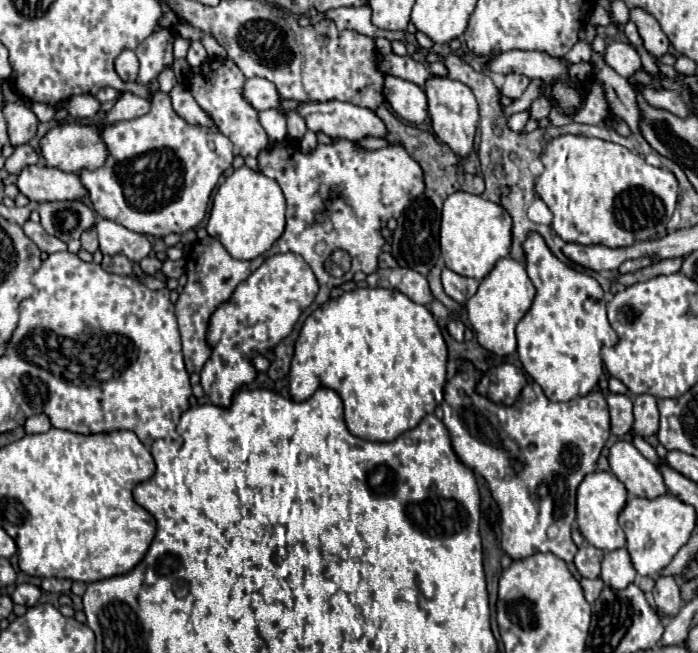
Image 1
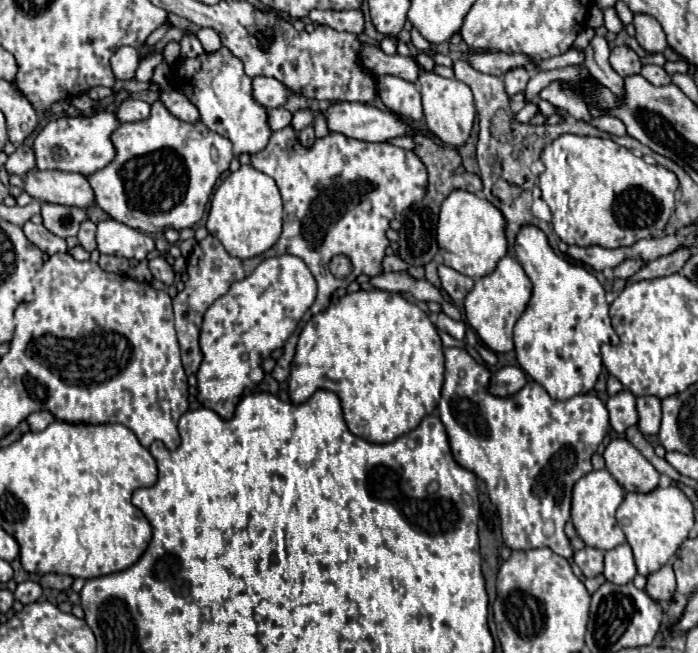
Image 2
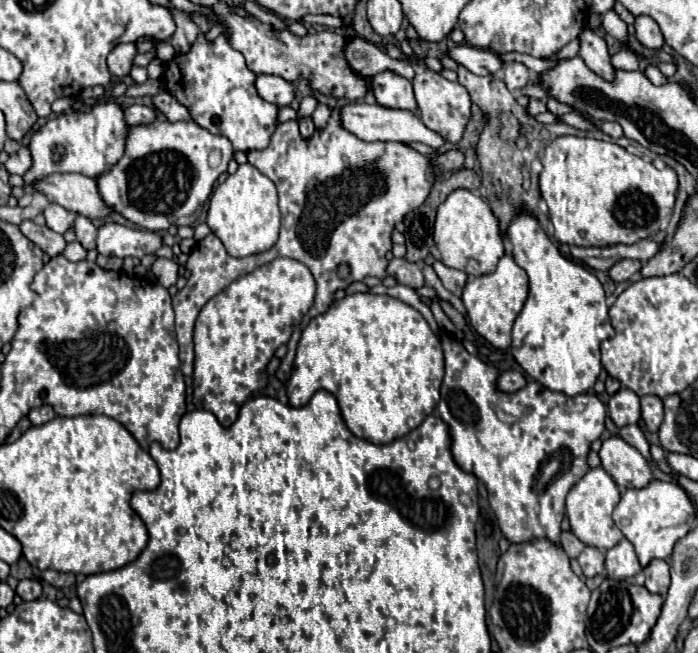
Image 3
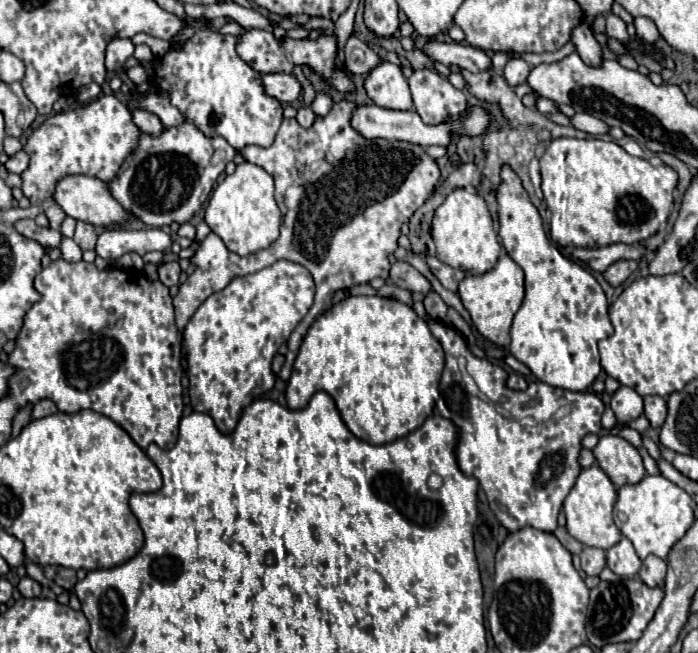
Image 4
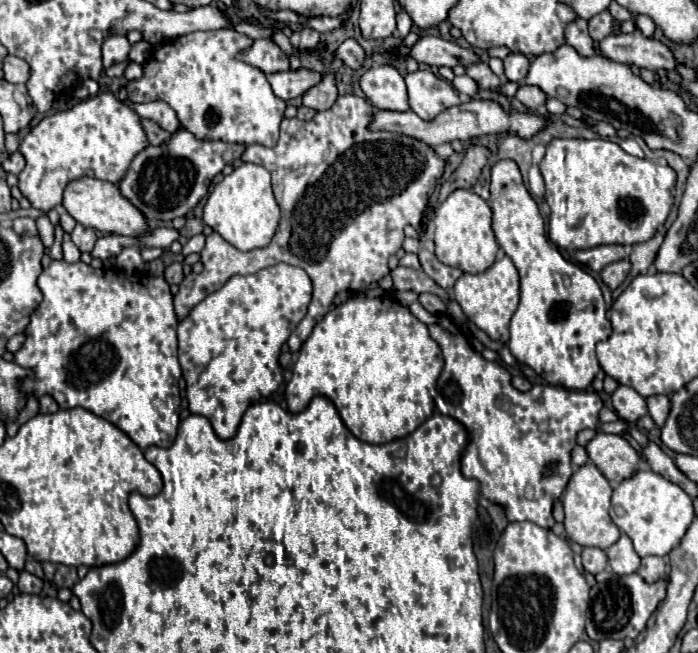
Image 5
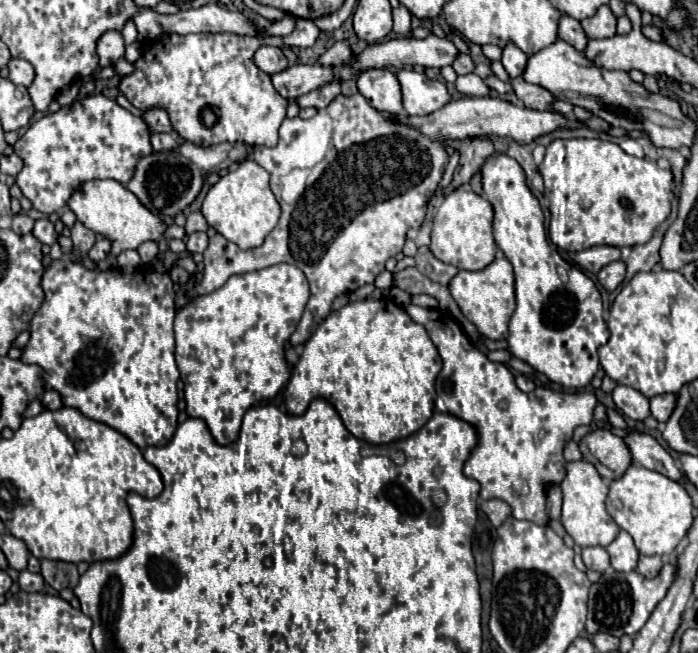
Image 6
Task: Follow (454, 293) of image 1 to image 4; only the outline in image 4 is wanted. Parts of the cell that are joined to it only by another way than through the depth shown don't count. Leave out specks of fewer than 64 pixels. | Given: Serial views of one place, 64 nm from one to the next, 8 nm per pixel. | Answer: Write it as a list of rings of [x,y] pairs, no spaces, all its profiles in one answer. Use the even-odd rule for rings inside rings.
[[[426,256],[426,264],[428,264],[430,272],[440,280],[440,284],[442,284],[444,288],[448,288],[450,292],[456,292],[460,280],[466,276],[462,270],[452,268],[452,266],[440,262],[436,256]]]

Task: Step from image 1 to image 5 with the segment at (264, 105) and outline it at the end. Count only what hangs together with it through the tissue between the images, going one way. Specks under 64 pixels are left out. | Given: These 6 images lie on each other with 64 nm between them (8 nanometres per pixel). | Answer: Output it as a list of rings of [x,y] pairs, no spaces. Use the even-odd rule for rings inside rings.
[[[308,68],[276,72],[276,74],[268,74],[266,78],[268,78],[274,94],[286,102],[302,96],[304,92],[308,92],[312,86],[316,86],[322,80],[322,76],[318,72],[308,70]]]

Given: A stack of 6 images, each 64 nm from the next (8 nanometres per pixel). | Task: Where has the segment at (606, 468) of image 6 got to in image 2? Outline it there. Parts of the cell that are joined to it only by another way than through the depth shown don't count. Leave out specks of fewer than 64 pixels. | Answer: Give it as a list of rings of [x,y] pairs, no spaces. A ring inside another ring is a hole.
[[[610,440],[602,456],[606,460],[606,470],[626,492],[650,492],[658,486],[660,474],[628,440]]]

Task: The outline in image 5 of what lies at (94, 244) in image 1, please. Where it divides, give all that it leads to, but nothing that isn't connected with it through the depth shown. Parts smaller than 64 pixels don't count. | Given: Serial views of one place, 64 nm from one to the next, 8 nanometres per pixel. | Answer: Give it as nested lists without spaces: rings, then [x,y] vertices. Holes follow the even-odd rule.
[[[76,224],[76,228],[72,230],[70,236],[72,236],[72,242],[80,248],[80,252],[92,252],[92,248],[94,248],[94,244],[98,240],[96,232],[92,228],[82,226],[82,224]]]

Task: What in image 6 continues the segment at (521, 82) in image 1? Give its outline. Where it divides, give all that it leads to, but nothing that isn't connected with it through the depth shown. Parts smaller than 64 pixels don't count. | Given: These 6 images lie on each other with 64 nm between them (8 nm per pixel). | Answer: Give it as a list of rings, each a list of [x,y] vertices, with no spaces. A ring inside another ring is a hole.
[[[506,44],[502,48],[500,62],[504,64],[504,68],[510,74],[510,78],[516,78],[516,76],[520,76],[524,72],[526,62],[528,62],[528,56],[520,48],[516,48],[516,44]]]

